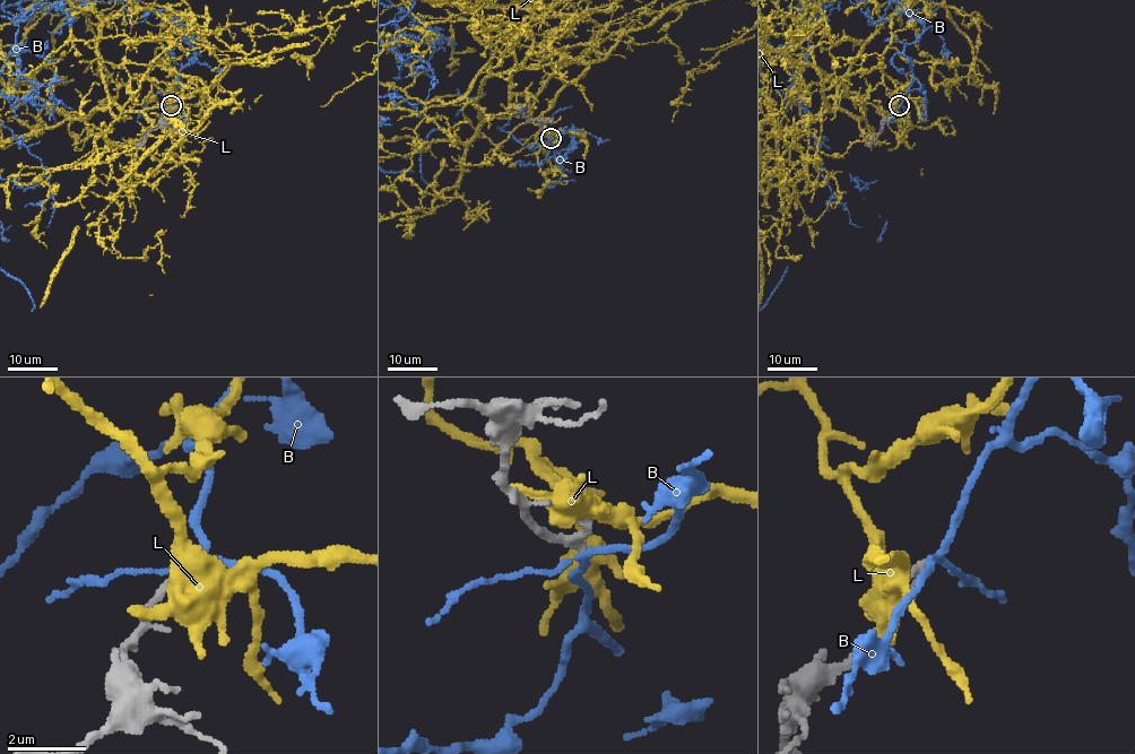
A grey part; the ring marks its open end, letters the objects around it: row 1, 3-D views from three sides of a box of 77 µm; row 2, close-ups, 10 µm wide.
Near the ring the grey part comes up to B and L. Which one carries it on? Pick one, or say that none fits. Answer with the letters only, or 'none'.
B

